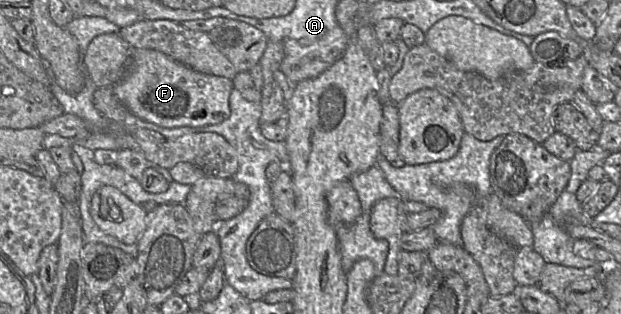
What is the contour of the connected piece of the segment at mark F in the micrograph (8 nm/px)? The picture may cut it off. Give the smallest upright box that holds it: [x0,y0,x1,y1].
[113,49,233,128]

